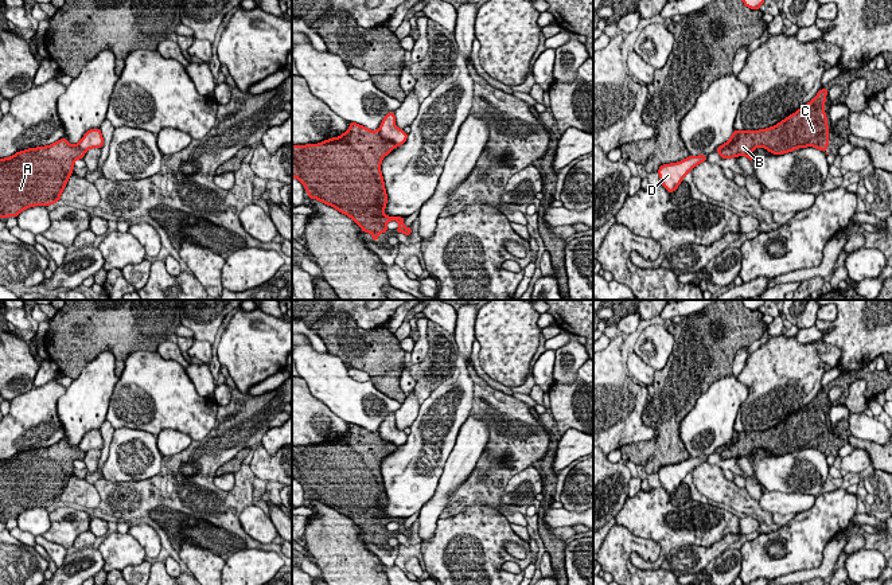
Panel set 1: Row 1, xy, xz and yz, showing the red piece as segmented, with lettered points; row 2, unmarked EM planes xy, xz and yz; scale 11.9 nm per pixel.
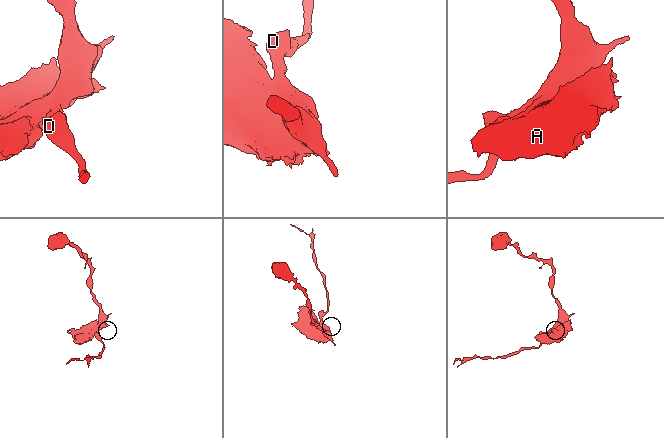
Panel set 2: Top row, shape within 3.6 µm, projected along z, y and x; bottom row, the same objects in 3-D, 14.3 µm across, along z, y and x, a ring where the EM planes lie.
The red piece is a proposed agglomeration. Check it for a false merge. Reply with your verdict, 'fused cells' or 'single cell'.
fused cells

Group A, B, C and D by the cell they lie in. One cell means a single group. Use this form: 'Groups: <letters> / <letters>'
Groups: A B C / D

